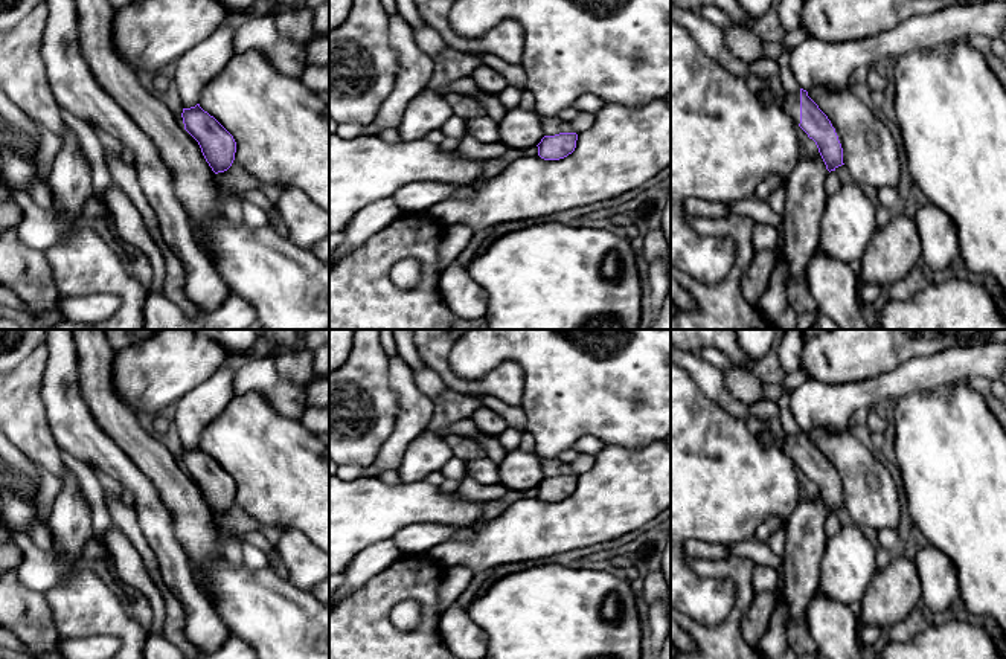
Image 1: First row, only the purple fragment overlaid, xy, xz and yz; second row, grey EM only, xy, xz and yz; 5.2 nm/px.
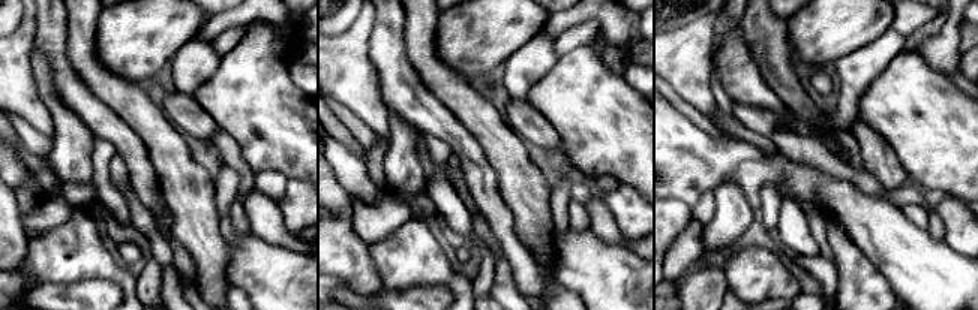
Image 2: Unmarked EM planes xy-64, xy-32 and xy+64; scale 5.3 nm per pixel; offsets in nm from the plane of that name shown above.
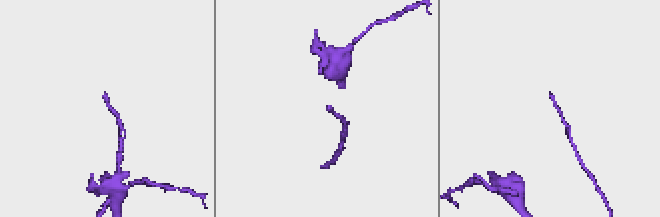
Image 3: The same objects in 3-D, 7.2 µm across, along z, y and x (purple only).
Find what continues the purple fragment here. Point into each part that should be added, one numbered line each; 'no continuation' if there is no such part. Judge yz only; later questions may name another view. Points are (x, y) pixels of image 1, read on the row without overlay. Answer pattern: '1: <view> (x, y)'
1: yz (791, 443)

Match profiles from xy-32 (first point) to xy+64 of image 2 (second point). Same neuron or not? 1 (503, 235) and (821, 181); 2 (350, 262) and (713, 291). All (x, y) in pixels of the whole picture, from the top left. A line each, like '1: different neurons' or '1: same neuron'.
1: different neurons
2: same neuron

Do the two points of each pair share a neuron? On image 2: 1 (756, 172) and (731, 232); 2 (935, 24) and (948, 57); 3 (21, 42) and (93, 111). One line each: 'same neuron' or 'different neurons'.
1: different neurons
2: different neurons
3: different neurons

